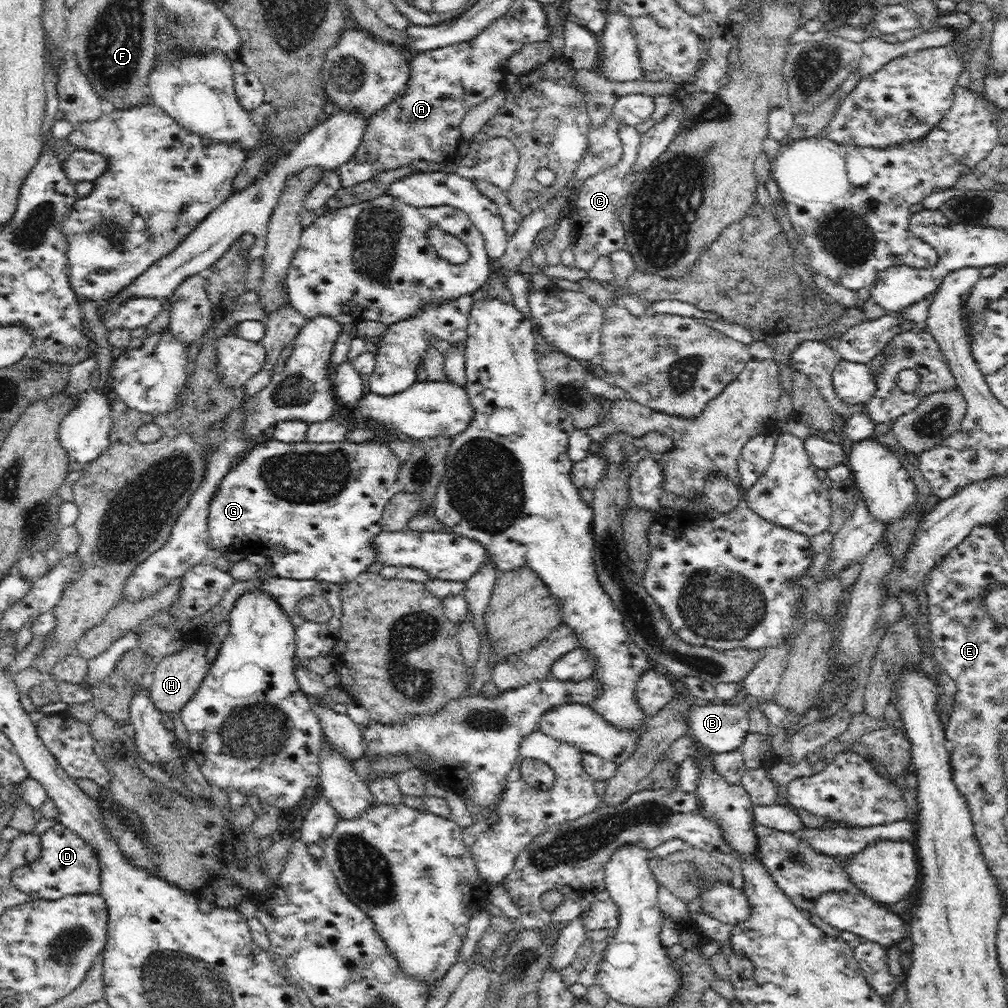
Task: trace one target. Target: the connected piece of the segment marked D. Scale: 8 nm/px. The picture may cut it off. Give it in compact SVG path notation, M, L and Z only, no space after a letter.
M58 822L38 836L41 856L12 874L12 885L32 899L61 900L70 895L98 893L101 886L98 853L72 830Z

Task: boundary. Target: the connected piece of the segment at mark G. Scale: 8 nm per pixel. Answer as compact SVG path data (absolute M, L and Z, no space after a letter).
M269 438L264 443L253 443L249 450L230 468L230 472L222 478L220 488L212 498L210 509L208 510L208 543L210 543L210 548L221 553L262 554L262 556L270 560L274 574L280 578L294 580L316 579L339 585L350 582L350 580L358 578L362 572L365 572L370 564L374 564L377 561L376 549L372 547L372 542L380 534L380 530L383 529L381 525L382 514L388 502L401 490L397 482L400 465L398 457L388 447L388 443L379 439L371 439L358 444L347 441L286 443Z

